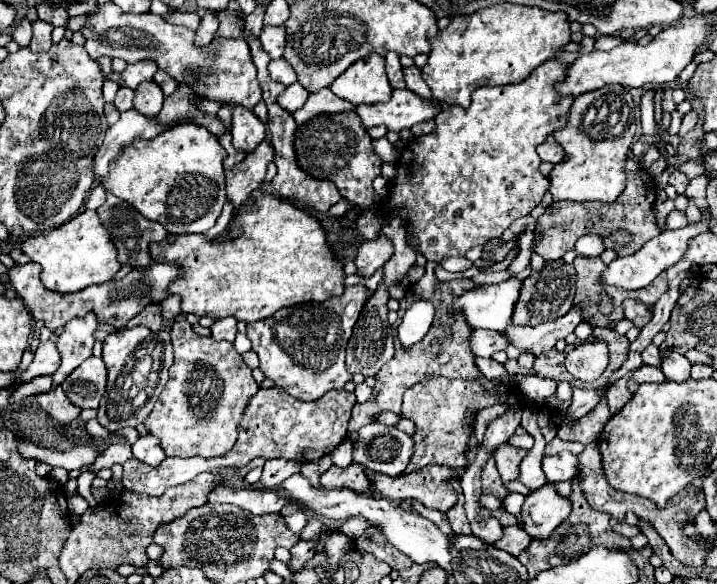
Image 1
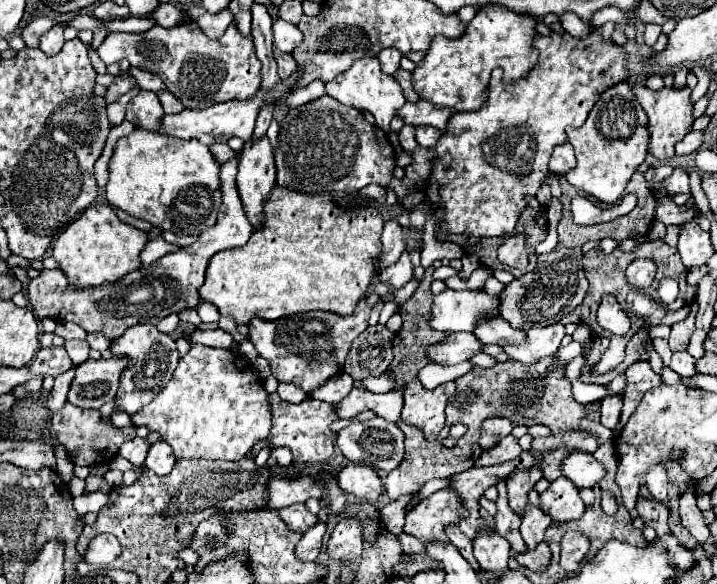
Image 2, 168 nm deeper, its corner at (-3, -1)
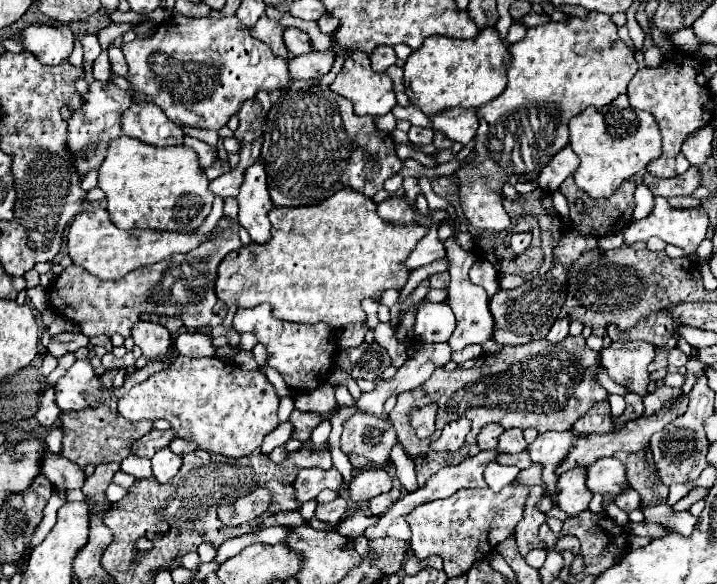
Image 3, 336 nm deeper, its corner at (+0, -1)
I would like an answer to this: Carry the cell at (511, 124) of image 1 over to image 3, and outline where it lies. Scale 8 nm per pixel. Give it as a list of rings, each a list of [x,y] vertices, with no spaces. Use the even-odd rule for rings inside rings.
[[[591,11],[585,19],[569,15],[567,21],[559,23],[543,23],[527,29],[527,35],[509,45],[511,59],[507,61],[509,83],[507,89],[487,105],[479,109],[479,133],[475,135],[477,157],[473,163],[463,165],[457,171],[461,179],[461,207],[467,221],[477,229],[493,229],[503,231],[509,227],[509,215],[501,203],[501,187],[503,183],[519,183],[519,181],[535,181],[541,169],[551,161],[551,157],[569,143],[569,119],[583,113],[587,107],[601,109],[615,101],[621,93],[627,93],[627,85],[631,77],[637,73],[639,65],[635,61],[633,51],[619,39],[617,25],[609,15],[599,11]]]

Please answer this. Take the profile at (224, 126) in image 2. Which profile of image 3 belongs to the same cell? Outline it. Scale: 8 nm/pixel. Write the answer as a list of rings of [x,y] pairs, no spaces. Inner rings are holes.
[[[311,51],[307,55],[299,55],[289,61],[289,75],[291,81],[295,79],[321,79],[331,71],[335,63],[335,55],[331,51]]]

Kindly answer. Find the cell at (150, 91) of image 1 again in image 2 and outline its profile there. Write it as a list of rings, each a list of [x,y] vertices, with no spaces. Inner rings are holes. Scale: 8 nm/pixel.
[[[140,89],[138,95],[128,103],[126,107],[126,119],[132,121],[136,127],[156,131],[158,121],[164,115],[164,109],[160,105],[160,99],[154,91],[144,91]]]

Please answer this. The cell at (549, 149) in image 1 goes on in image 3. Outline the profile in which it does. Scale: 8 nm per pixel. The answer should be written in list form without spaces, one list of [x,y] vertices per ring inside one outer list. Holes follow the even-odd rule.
[[[567,145],[563,147],[551,161],[549,165],[541,171],[537,183],[541,189],[545,191],[557,191],[559,185],[575,173],[575,169],[579,167],[579,157],[573,153],[573,149]]]

